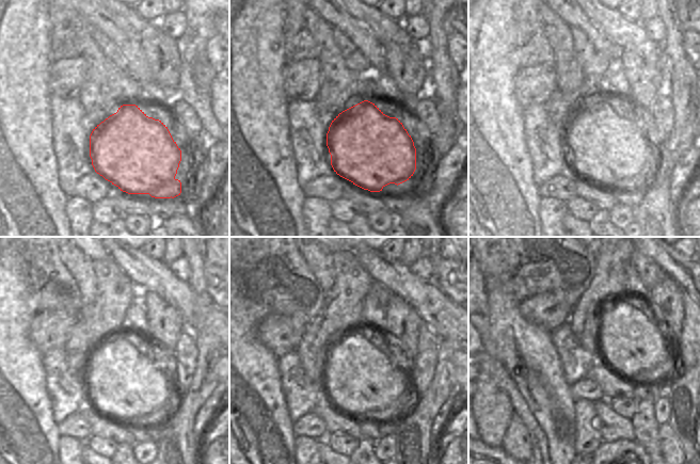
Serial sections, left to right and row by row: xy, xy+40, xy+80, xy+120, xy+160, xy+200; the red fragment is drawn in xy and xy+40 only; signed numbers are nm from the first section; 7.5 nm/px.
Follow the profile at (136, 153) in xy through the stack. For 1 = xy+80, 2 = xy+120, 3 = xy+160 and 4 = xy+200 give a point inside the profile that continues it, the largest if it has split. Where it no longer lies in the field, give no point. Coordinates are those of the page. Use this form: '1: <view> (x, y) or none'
1: xy+80 (603, 145)
2: xy+120 (123, 382)
3: xy+160 (368, 372)
4: xy+200 (629, 342)

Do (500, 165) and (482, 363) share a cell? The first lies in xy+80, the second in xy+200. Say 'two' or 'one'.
one

